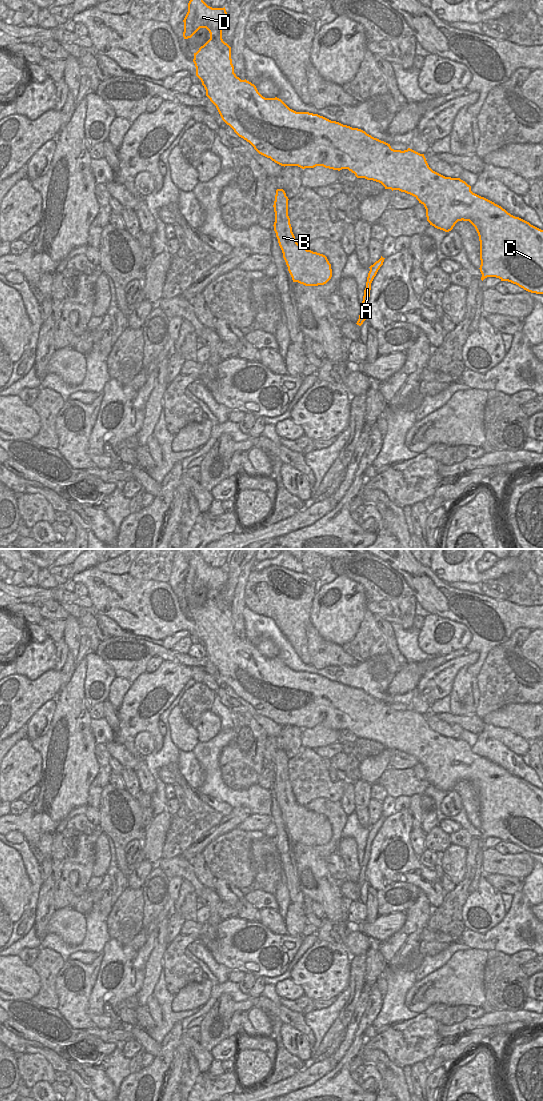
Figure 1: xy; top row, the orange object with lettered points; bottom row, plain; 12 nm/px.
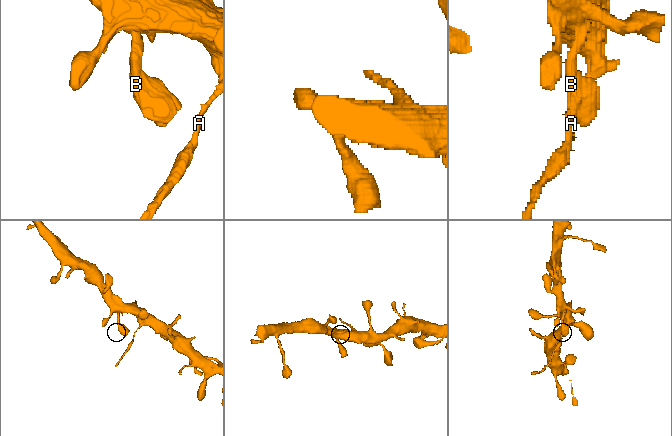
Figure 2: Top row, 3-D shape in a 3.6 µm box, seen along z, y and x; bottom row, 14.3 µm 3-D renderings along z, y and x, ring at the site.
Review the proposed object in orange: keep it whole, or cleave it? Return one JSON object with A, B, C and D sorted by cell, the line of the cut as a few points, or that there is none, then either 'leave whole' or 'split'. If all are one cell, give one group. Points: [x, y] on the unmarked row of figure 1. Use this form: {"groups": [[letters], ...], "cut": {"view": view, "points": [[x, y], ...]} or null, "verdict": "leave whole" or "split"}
{"groups": [["A"], ["B", "C", "D"]], "cut": {"view": "xy", "points": [[381, 817], [383, 821]]}, "verdict": "split"}

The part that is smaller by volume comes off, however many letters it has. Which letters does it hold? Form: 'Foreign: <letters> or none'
Foreign: A

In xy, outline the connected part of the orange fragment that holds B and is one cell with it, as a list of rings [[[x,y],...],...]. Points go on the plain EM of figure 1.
[[[277,749],[274,761],[274,791],[293,842],[305,846],[326,844],[332,837],[331,824],[323,814],[299,805],[292,792],[288,776],[288,757]]]

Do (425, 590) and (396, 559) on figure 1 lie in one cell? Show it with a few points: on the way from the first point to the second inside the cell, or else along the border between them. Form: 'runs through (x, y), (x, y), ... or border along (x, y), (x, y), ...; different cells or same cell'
runs through (417, 582), (404, 572), (402, 567); same cell

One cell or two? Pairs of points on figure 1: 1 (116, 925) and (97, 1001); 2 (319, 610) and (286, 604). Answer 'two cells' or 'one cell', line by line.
1: two cells
2: two cells

